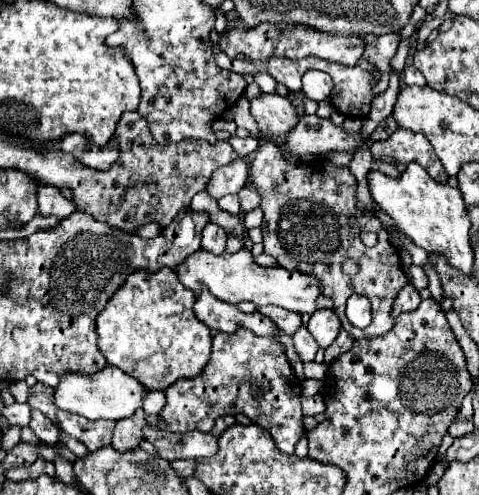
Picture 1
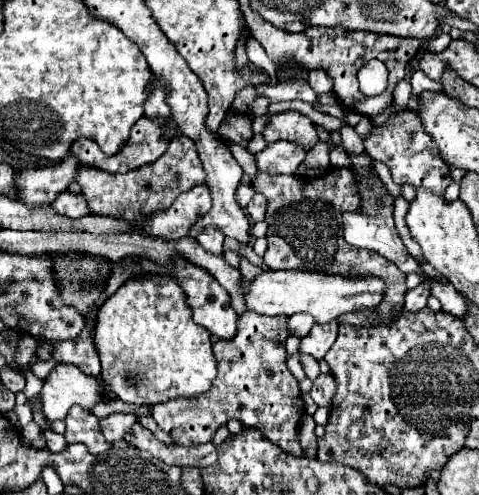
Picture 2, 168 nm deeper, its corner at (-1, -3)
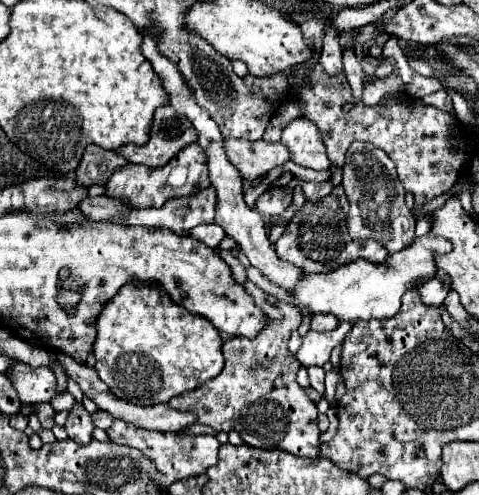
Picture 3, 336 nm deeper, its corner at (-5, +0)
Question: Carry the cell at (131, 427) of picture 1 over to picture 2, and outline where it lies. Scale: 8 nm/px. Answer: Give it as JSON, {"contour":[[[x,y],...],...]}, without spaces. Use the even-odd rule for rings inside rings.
{"contour":[[[112,413],[104,419],[100,419],[100,429],[104,433],[104,437],[112,443],[118,439],[124,439],[126,431],[130,431],[130,425],[136,423],[136,415],[132,413]]]}

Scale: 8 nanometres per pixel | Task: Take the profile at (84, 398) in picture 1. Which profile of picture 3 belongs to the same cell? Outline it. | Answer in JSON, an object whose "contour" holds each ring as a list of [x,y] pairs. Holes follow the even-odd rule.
{"contour":[[[16,364],[12,368],[12,376],[10,376],[18,398],[22,400],[22,404],[30,404],[30,402],[50,402],[58,392],[56,392],[56,376],[52,372],[52,368],[32,368],[26,364]]]}

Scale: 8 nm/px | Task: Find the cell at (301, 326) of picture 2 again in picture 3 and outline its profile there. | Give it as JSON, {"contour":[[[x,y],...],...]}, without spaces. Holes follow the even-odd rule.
{"contour":[[[312,314],[310,316],[310,330],[326,332],[326,330],[334,330],[336,326],[338,326],[338,320],[330,314]]]}

